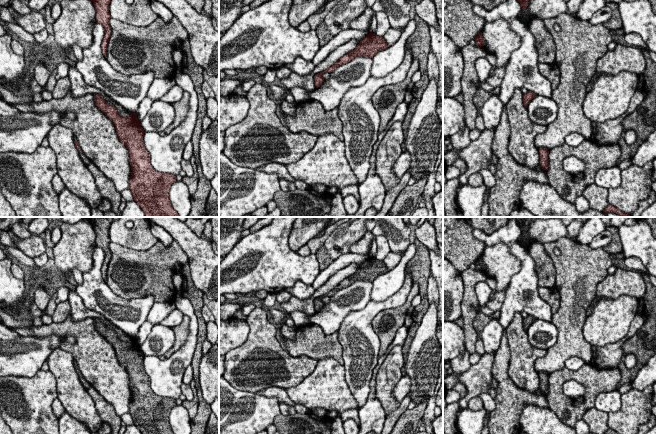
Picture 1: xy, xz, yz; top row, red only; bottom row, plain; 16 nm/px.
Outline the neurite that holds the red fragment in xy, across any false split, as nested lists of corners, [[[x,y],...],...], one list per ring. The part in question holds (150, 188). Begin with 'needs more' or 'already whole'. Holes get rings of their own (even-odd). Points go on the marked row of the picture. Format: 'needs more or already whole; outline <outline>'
already whole; outline [[[94,94],[95,103],[114,124],[120,141],[129,151],[131,177],[129,189],[134,201],[144,212],[144,217],[179,217],[173,209],[169,191],[176,176],[156,171],[150,163],[150,155],[144,145],[144,129],[136,113],[123,117],[100,94]]]

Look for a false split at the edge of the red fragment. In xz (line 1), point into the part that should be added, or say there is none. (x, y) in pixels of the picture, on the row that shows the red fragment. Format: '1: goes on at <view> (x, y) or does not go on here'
1: does not go on here

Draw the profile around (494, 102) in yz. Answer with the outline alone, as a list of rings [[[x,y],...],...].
[[[498,94],[491,95],[489,99],[483,104],[479,113],[483,117],[485,129],[496,130],[499,125],[501,113],[505,105],[500,101]]]

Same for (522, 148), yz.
[[[515,89],[513,96],[505,106],[511,128],[508,145],[510,155],[520,165],[537,171],[545,171],[540,165],[539,149],[535,146],[535,137],[544,133],[547,126],[530,120],[528,110],[523,103],[521,89]]]

